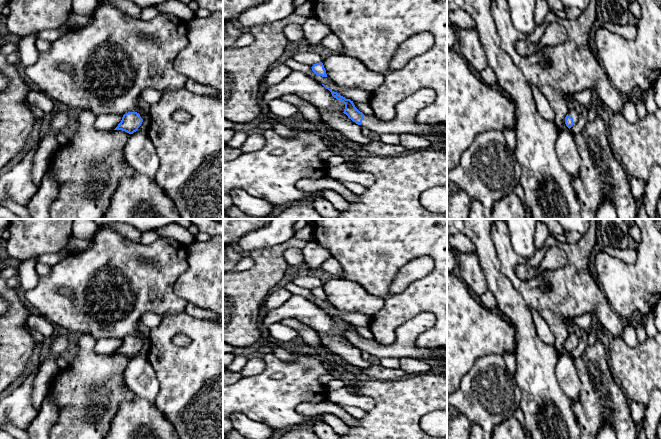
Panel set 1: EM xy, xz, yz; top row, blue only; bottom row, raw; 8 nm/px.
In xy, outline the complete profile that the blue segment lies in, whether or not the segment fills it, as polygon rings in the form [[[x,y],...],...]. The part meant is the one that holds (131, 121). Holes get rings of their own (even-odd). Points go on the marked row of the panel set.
[[[144,110],[143,112],[128,112],[123,115],[121,122],[114,130],[122,130],[129,134],[133,134],[141,126],[143,119],[149,117],[149,112]]]

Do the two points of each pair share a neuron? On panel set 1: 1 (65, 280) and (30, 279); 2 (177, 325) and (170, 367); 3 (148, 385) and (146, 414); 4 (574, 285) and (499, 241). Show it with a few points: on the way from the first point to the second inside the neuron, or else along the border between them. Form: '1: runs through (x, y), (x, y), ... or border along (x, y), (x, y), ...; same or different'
1: border along (40, 277), (35, 286), (25, 291); different
2: runs through (168, 335), (168, 357); same
3: border along (133, 391), (154, 405); different
4: runs through (550, 295), (523, 287), (511, 275), (508, 265); same

